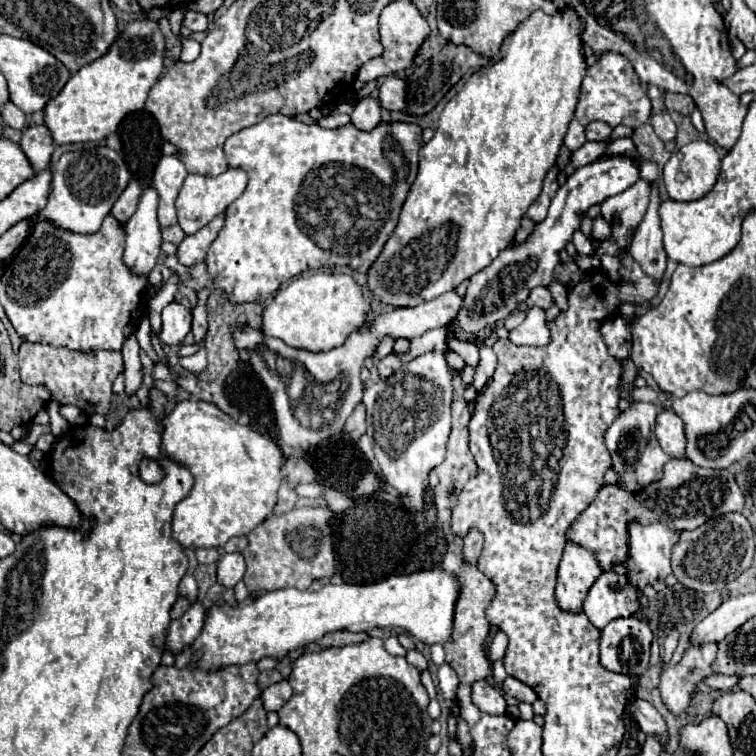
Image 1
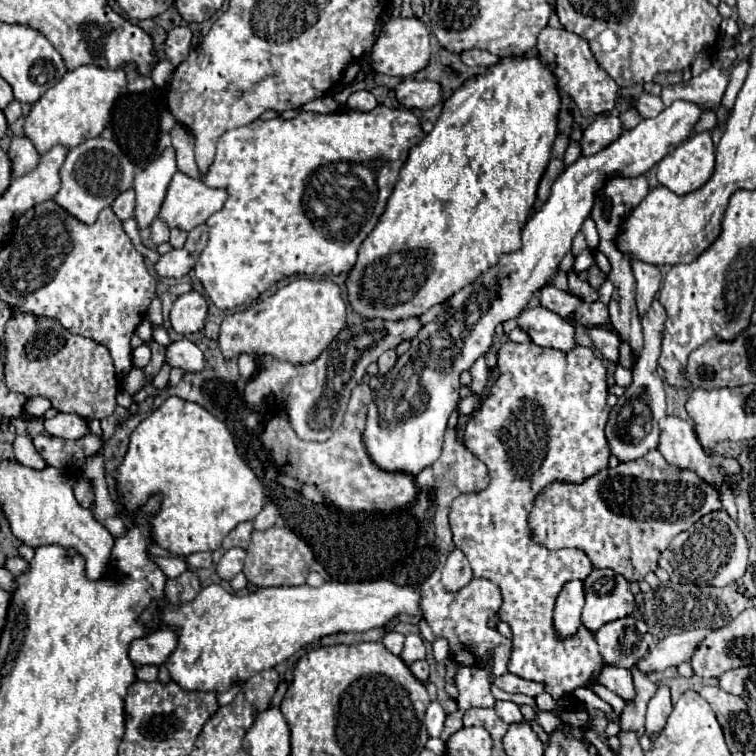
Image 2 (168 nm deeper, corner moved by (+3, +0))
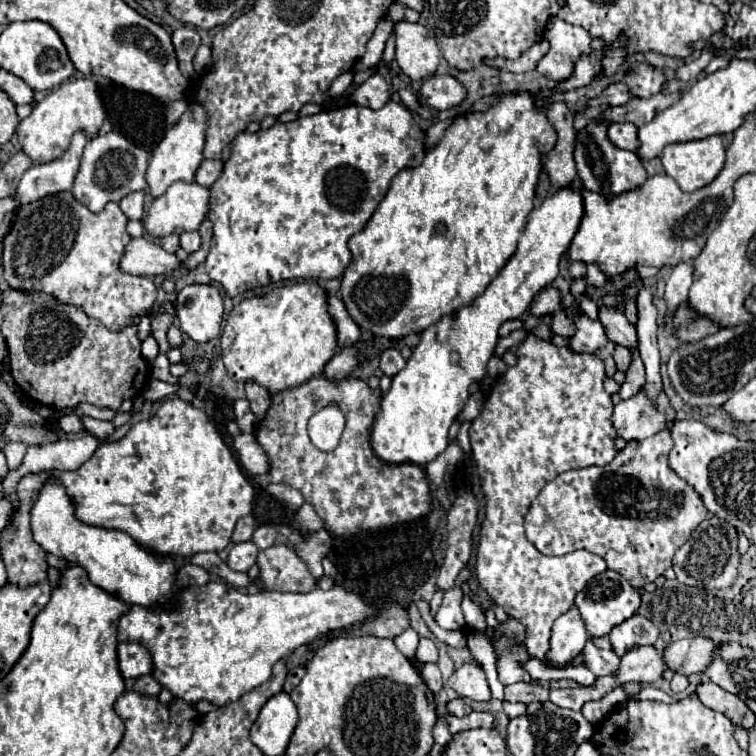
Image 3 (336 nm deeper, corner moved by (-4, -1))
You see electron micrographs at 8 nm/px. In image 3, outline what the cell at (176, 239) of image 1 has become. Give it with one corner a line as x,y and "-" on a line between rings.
190,231
190,233
182,233
180,235
180,247
186,251
186,253
192,253
200,247
200,235
198,231

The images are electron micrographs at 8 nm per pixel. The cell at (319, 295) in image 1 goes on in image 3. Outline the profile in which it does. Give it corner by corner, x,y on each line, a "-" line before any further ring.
314,281
282,285
264,297
236,305
222,331
222,361
234,381
256,381
272,393
302,385
318,375
338,349
336,325
328,311
330,295

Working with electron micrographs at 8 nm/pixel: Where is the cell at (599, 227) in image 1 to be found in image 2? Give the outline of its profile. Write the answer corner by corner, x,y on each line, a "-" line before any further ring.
585,250
585,252
581,252
581,254
575,258
571,270
573,270
575,274
581,274
581,272
587,270
591,264
593,264
593,252
591,252
591,250

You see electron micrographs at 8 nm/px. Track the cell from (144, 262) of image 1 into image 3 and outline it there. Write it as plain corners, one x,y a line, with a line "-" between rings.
188,105
188,111
180,117
178,125
170,127
160,145
154,149
148,171
146,171
146,183
148,183
148,193
158,199
160,195
166,193
166,189
174,181
194,181
194,173
200,165
202,157
202,147
204,147
204,109
200,105

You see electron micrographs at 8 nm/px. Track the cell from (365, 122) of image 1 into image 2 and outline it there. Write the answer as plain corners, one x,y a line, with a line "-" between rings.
357,90
347,98
347,108
351,110
359,110
359,112
369,112
377,106
377,100
371,92
367,90

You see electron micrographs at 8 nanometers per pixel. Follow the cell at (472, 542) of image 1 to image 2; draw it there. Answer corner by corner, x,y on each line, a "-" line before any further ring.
453,550
445,562
441,584
445,584
447,592
459,592
469,584
469,580
473,580
473,572
465,554
461,550

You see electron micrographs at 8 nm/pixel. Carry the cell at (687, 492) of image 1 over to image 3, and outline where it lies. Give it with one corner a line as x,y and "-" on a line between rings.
660,431
656,437
650,437
648,441
642,441
642,443
628,443
622,451
616,453
614,461
604,465
604,467
586,467
586,469
572,469
572,471
566,471
562,475
558,475
556,479
552,479
550,483
546,483
546,487
540,491
540,495
534,499
534,503
530,505
530,511
526,513
524,517
524,527
526,527
526,537
530,537
528,541
544,555
566,555
566,553
572,553
576,549
586,549
594,555
600,555
606,563
608,563
608,569
612,571
618,571
622,577
626,577
630,581
632,587
636,589
642,589
646,583
652,583
656,577
660,577
668,567
672,567
672,557
676,553
676,549
680,545
684,545
684,541
688,541
690,533
700,525
700,521
704,521
708,517
708,509
700,497
700,493
690,487
684,479
680,479
668,465
668,453
672,449
672,435
670,431

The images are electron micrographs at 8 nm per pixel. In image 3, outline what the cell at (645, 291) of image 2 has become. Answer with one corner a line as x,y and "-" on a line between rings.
646,285
638,293
636,307
638,307
638,351
642,355
644,367
646,367
646,385
650,397
656,399
656,405
668,415
668,425
674,421
674,411
668,403
666,393
662,391
662,379
660,379
660,353
658,353
658,337
656,337
656,321
658,321
658,309
654,299
658,297
656,285

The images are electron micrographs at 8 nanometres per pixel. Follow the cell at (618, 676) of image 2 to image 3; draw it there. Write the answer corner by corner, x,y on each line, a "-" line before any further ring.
592,641
586,643
586,647
584,647
582,653
584,653
584,665
586,665
596,677
616,675
616,673
618,673
620,659
616,657
616,653
598,649
598,647
594,647

